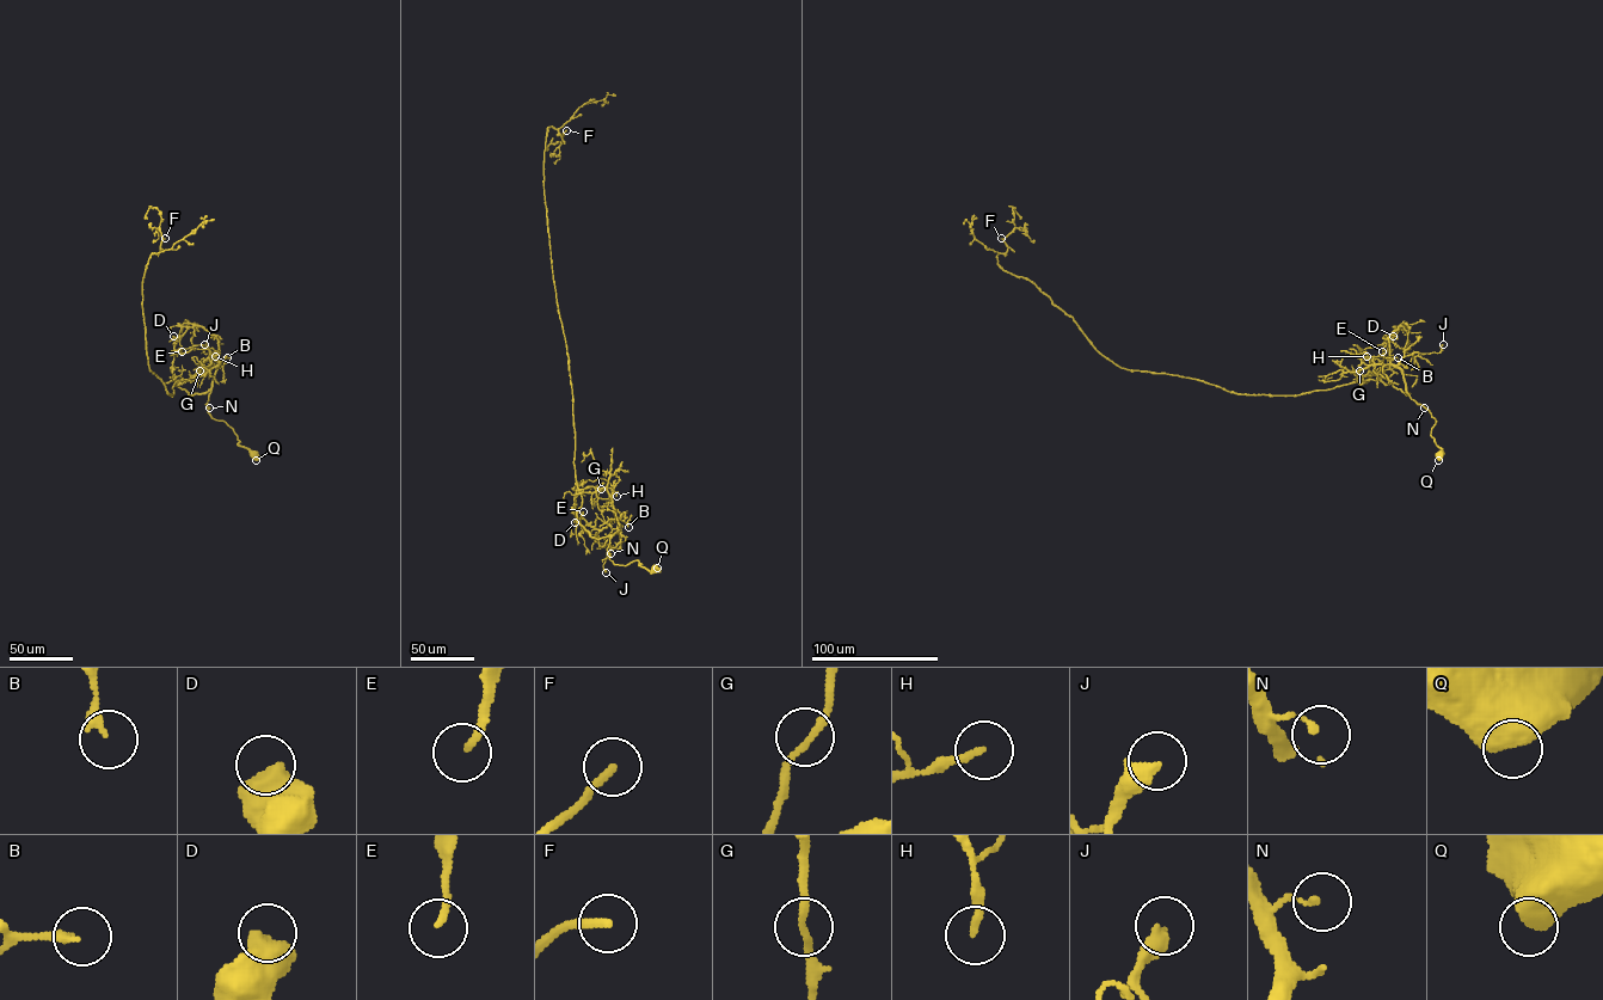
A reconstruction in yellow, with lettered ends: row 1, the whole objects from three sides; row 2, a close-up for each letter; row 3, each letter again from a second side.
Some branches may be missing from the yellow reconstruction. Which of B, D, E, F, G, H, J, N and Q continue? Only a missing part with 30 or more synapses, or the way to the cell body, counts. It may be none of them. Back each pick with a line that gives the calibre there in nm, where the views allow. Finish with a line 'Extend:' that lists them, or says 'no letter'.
F: 220 nm
Extend: F

